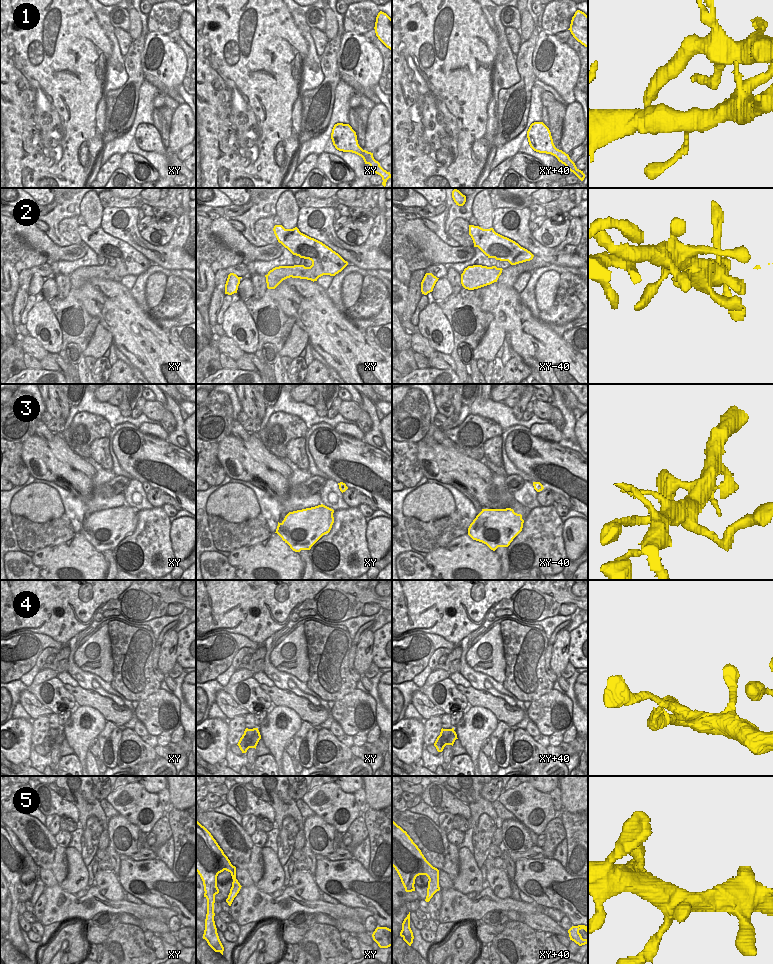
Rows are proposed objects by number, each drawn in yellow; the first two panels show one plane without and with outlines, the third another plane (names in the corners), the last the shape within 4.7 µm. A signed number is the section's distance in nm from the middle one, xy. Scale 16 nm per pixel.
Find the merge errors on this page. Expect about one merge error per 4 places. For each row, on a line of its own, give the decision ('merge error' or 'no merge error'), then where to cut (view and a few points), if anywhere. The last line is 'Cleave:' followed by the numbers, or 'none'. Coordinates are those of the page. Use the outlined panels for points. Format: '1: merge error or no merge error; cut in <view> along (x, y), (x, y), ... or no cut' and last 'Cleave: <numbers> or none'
1: no merge error; no cut
2: no merge error; no cut
3: no merge error; no cut
4: merge error; cut in xy+40 along (451, 729), (449, 740), (444, 745)
5: no merge error; no cut
Cleave: 4

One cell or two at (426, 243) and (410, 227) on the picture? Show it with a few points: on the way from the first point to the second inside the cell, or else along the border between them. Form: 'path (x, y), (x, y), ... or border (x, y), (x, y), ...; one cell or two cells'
path (422, 239), (414, 231); one cell

